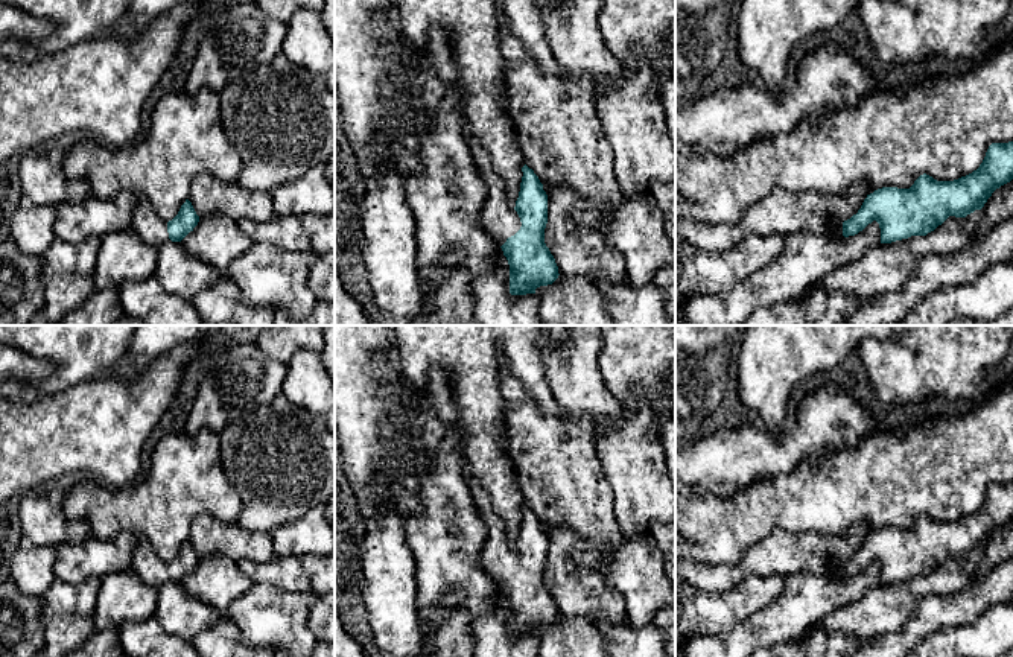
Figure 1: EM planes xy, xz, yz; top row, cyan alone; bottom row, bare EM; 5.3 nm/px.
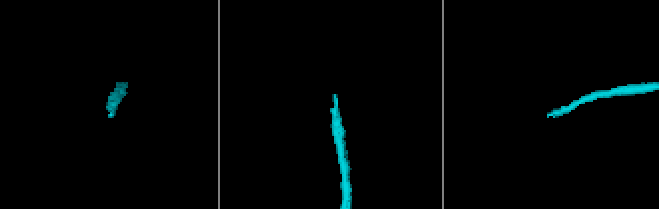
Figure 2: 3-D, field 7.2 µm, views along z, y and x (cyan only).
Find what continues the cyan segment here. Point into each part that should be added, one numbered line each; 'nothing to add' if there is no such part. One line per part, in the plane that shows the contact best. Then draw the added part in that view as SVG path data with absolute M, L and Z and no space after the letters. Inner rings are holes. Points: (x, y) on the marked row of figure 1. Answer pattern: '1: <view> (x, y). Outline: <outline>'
1: xz (499, 219). Outline: M464 97L459 99L459 116L462 119L464 138L473 155L478 173L487 189L487 196L479 213L481 227L497 246L502 246L508 237L514 236L520 230L522 222L517 211L506 199L506 187L503 179L493 170L490 152L479 144L468 128L464 116Z

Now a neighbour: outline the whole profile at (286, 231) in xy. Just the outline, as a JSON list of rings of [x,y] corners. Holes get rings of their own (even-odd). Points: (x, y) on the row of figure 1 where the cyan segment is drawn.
[[[274,216],[268,222],[239,219],[237,227],[252,242],[272,243],[287,251],[312,249],[300,216]]]

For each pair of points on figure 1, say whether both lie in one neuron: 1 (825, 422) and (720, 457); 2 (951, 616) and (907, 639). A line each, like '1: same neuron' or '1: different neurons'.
1: same neuron
2: same neuron

